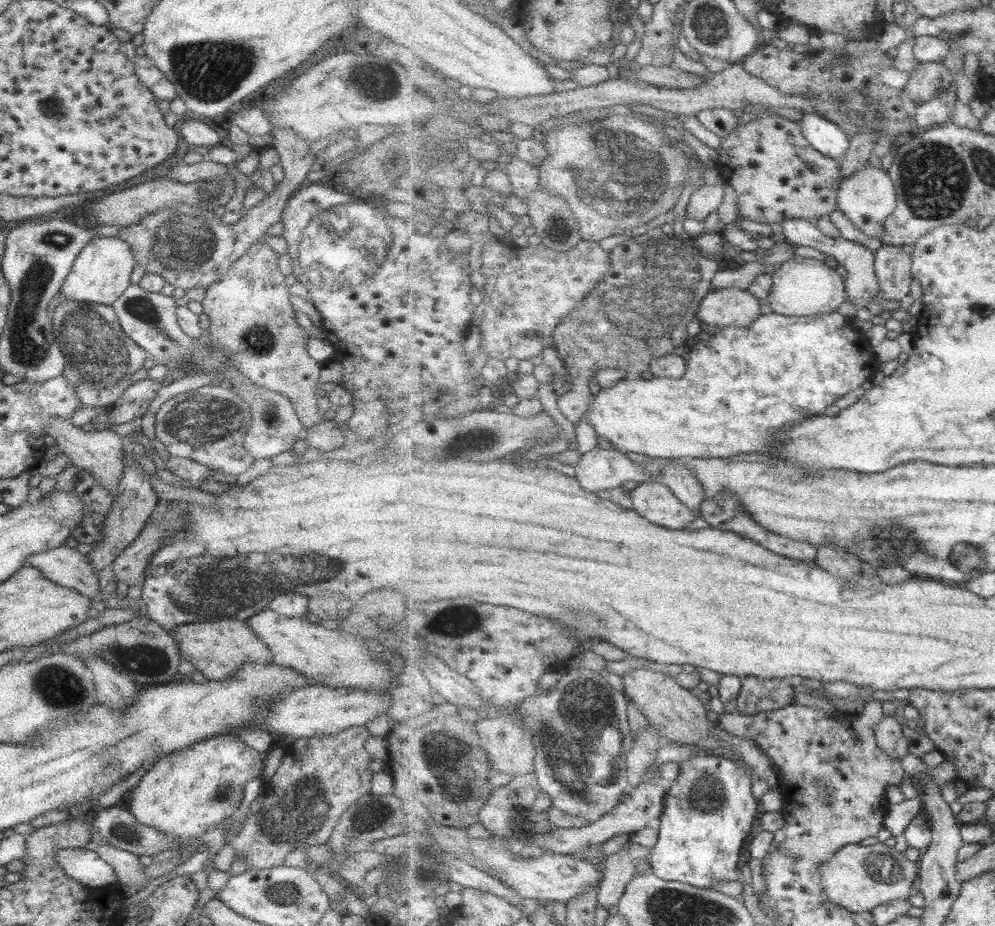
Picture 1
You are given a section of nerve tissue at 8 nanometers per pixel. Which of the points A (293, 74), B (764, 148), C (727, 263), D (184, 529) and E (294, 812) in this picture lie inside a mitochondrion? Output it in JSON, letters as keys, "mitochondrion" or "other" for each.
{"A":"other","B":"other","C":"other","D":"other","E":"mitochondrion"}

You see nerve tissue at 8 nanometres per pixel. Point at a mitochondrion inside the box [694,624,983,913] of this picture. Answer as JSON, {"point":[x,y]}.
{"point":[882,866]}

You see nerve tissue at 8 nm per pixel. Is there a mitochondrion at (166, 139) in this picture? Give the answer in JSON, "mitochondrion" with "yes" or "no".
{"mitochondrion":"no"}

